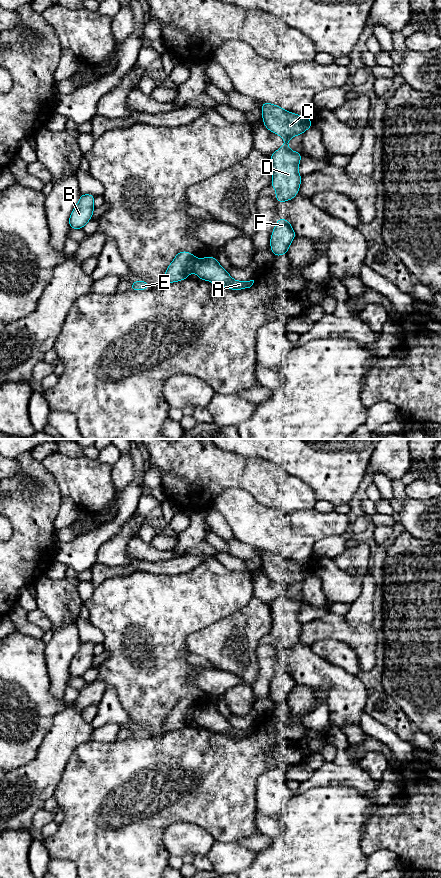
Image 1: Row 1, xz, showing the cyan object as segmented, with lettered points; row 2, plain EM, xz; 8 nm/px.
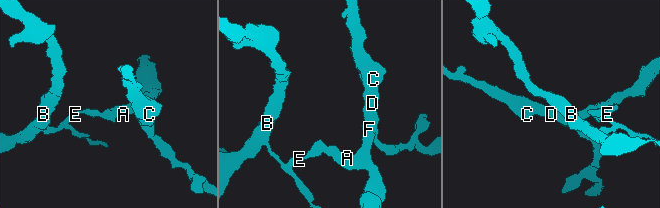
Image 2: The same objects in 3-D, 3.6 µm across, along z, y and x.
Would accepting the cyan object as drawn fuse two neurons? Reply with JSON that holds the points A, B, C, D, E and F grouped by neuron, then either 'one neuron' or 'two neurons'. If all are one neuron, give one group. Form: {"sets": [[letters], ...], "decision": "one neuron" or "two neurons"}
{"sets": [["A", "C", "D", "F"], ["B", "E"]], "decision": "two neurons"}

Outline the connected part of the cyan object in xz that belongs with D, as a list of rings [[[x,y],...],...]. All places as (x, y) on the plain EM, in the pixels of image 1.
[[[268,550],[261,551],[261,555],[265,575],[284,586],[283,594],[270,604],[273,618],[270,633],[277,639],[274,645],[278,651],[290,649],[300,636],[302,624],[298,621],[298,614],[302,601],[291,599],[288,590],[293,584],[303,582],[313,570]]]

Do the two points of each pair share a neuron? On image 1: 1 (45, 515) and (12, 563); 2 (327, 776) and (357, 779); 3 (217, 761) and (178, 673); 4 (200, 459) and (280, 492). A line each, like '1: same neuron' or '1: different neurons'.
1: same neuron
2: same neuron
3: different neurons
4: same neuron

